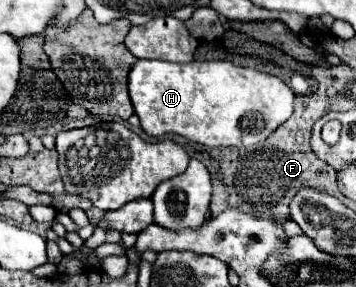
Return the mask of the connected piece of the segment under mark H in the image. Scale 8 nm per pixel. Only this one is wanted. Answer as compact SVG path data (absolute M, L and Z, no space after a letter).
M140 59L128 75L130 99L146 135L160 137L166 133L182 135L208 147L250 147L264 141L278 125L292 115L292 89L274 75L238 67L230 61L190 61L186 65L168 61Z

